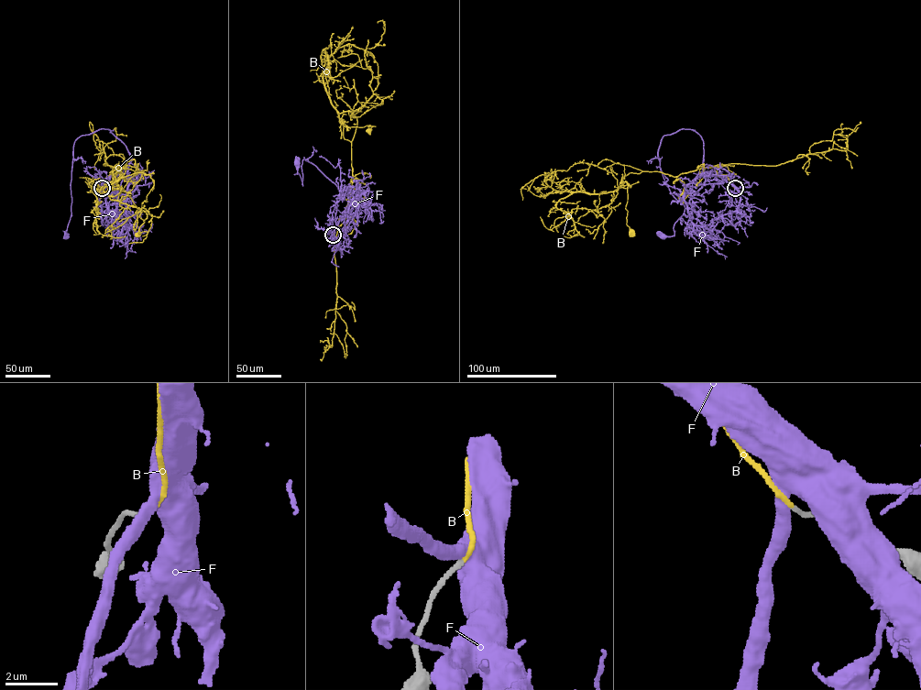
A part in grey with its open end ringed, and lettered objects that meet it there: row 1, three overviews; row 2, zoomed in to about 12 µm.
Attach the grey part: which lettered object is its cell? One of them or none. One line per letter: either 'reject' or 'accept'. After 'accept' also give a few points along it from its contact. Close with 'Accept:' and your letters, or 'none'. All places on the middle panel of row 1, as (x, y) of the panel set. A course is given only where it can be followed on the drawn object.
B: accept; course (333, 235), (352, 217), (345, 208), (351, 143), (344, 138), (344, 122), (348, 126), (375, 126), (367, 131)
F: reject
Accept: B

